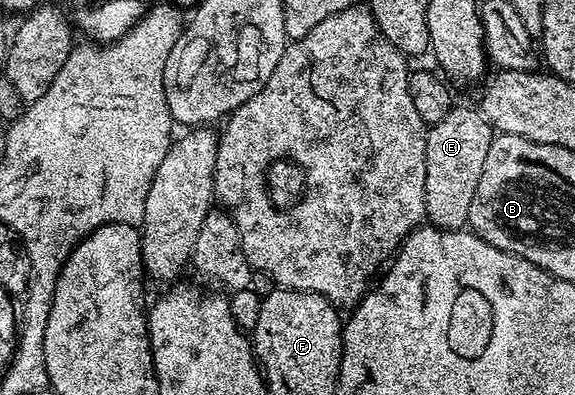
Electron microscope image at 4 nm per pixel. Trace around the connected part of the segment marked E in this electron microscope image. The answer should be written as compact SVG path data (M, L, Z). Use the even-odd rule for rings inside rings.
M455 105L441 121L436 121L427 130L426 133L426 168L424 169L424 205L426 206L426 219L429 226L439 227L441 231L461 231L466 227L468 221L468 208L472 205L472 196L476 193L476 185L479 184L480 173L484 168L484 157L488 154L488 147L492 145L496 132L491 127L489 121L482 116L481 110L475 109L474 111L470 107L462 107L462 105Z

